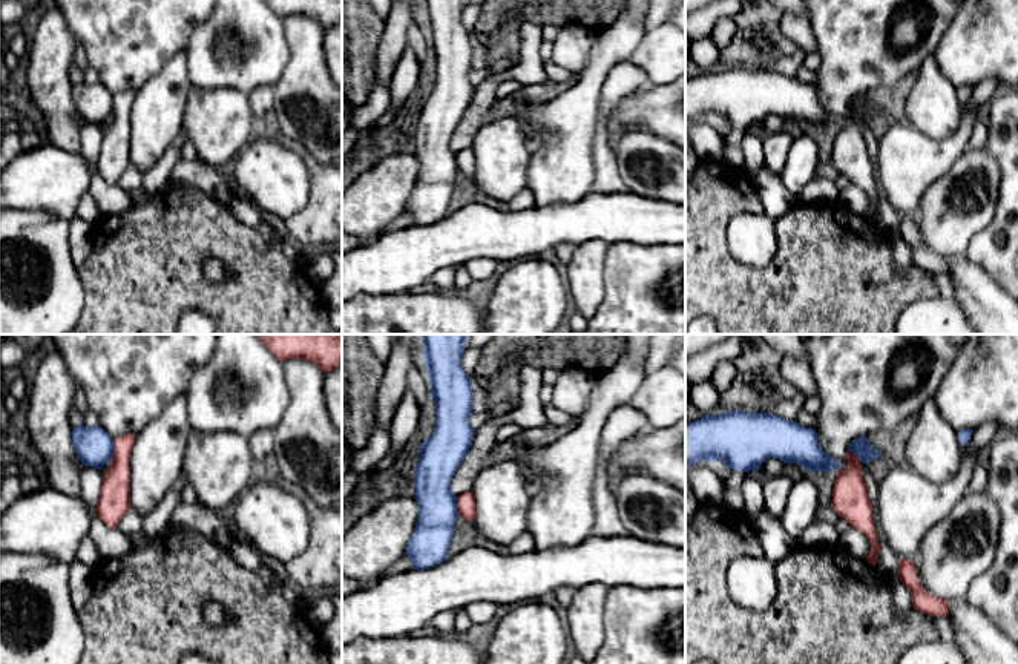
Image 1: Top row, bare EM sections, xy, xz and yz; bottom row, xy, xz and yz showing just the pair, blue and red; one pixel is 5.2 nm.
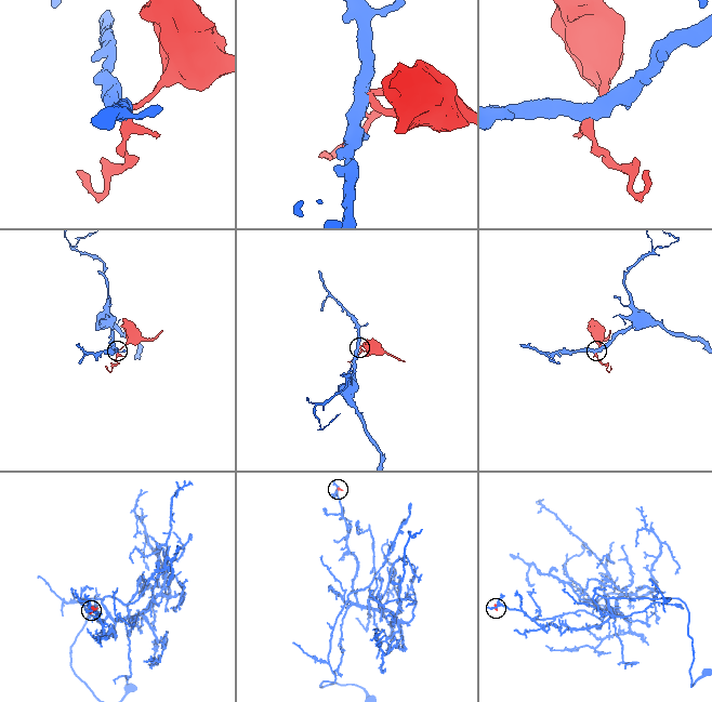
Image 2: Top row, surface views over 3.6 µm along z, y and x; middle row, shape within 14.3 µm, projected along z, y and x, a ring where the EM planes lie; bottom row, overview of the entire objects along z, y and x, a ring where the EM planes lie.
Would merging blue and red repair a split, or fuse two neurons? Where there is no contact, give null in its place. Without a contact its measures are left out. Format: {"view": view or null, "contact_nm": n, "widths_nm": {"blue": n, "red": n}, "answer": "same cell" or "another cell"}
{"view": "xy", "contact_nm": 130, "widths_nm": {"blue": 200, "red": 160}, "answer": "another cell"}

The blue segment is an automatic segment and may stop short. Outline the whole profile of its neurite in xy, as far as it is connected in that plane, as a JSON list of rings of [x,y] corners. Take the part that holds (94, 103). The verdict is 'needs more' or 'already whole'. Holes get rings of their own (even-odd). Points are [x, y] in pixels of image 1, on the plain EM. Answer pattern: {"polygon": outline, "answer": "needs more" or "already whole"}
{"polygon": [[[78,80],[72,86],[72,101],[84,123],[103,126],[112,118],[113,95],[101,83],[87,84]]], "answer": "already whole"}

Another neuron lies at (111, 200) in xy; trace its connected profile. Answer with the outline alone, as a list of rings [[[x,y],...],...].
[[[84,123],[80,127],[81,155],[94,166],[94,176],[89,192],[95,198],[103,215],[118,215],[130,210],[133,205],[129,192],[109,186],[97,170],[97,161],[101,150],[104,130],[101,126]]]

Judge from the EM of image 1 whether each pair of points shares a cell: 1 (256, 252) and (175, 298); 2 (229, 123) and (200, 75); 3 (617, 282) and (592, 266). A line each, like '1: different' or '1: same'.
1: same
2: different
3: different

